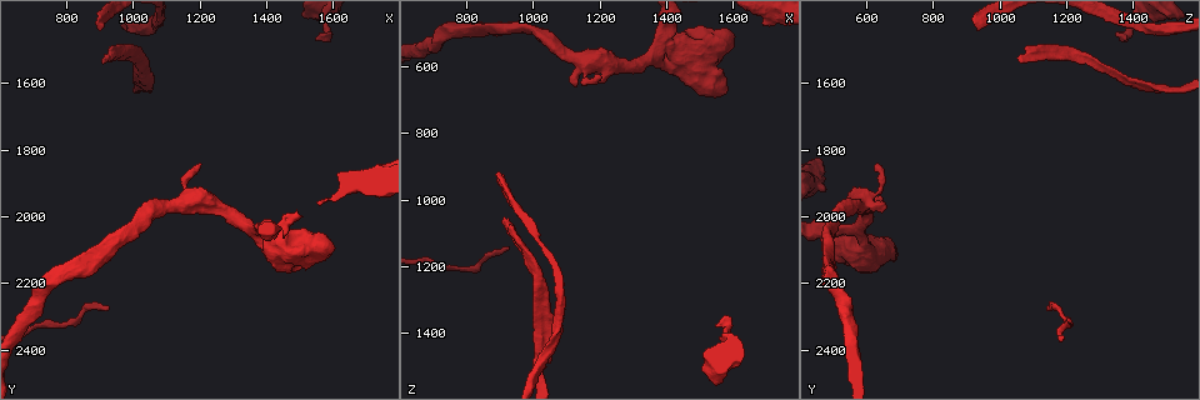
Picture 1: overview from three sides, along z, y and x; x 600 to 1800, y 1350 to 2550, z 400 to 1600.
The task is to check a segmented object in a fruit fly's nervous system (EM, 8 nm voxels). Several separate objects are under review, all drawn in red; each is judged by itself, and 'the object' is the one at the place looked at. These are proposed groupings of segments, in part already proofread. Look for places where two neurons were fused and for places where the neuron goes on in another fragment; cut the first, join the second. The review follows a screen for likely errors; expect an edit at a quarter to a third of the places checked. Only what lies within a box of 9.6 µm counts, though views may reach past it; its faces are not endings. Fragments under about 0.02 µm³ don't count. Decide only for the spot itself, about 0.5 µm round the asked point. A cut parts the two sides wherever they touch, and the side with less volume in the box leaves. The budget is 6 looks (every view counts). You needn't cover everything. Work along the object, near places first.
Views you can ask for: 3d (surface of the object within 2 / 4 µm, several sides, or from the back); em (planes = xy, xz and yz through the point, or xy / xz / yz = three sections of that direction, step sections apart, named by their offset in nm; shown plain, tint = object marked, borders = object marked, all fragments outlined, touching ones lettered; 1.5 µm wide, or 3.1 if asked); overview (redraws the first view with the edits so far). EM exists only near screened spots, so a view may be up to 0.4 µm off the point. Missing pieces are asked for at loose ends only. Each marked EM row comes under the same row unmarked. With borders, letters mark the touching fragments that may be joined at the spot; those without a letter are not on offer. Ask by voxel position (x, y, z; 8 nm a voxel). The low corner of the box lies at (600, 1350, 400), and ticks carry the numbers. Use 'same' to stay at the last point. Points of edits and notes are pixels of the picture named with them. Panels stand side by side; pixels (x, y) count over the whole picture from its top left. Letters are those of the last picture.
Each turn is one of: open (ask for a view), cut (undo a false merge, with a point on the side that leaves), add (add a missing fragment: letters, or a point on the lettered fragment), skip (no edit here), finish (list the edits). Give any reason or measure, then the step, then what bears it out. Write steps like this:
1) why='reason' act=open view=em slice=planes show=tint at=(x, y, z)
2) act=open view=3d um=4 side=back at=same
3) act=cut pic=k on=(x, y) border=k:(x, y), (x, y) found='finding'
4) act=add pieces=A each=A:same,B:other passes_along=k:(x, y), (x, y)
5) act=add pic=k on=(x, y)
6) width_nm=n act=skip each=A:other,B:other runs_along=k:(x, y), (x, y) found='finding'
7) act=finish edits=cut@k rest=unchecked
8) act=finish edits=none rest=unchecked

why='thick end' act=open view=3d um=2 at=(1120, 1960, 660)

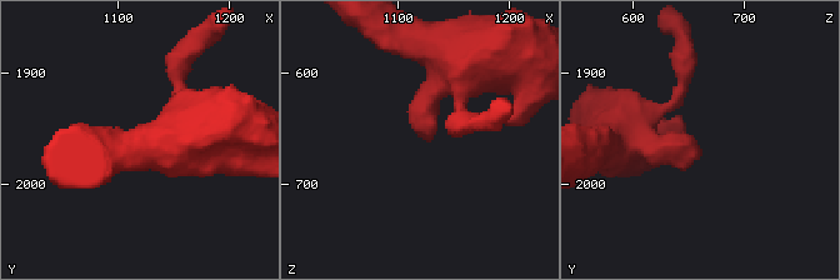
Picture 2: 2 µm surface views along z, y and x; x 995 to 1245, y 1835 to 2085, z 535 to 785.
act=open view=em slice=yz step=8 show=tint at=(1132, 1960, 654)

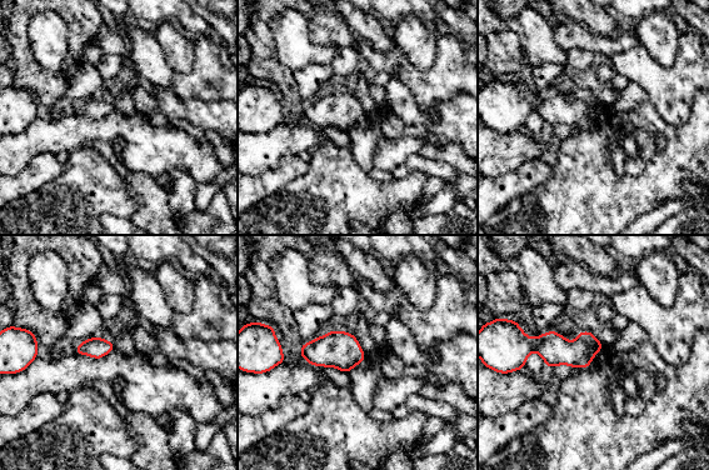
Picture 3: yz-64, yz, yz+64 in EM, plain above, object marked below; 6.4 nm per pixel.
act=open view=em slice=planes show=borders at=same

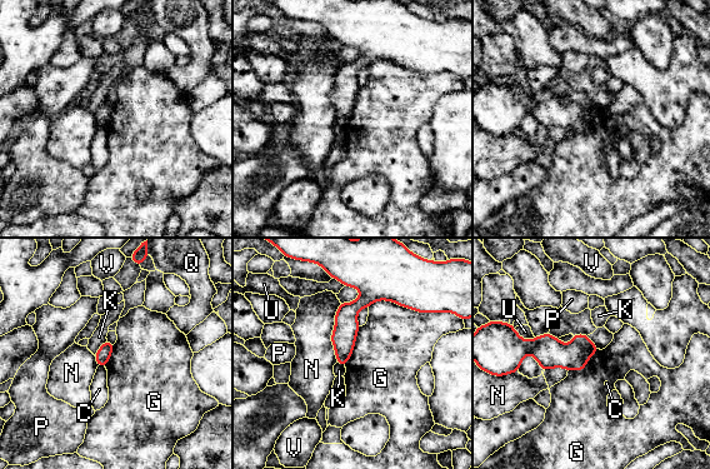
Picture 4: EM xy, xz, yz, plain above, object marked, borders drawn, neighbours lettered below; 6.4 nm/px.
act=skip each=C:other,G:other,K:other,N:other,P:other,Q:other,U:other,V:other runs_along=4:(391, 297), (369, 295), (346, 317), (339, 359) found='none of them fits'

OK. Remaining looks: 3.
why='branch stops here' act=open view=3d um=2 at=(920, 1530, 1060)

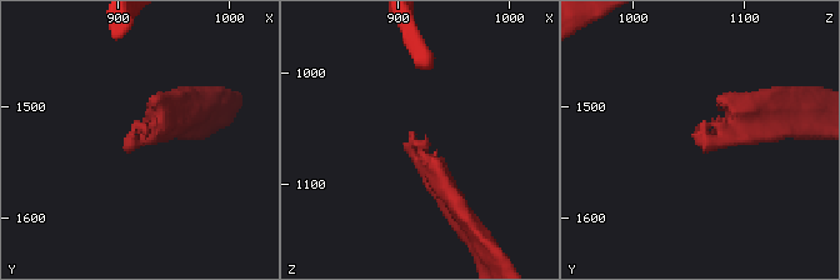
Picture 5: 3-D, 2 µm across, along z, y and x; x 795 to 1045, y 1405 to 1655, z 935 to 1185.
why='shape alone is not enough' act=open view=em um=3.1 slice=yz step=8 show=borders at=(916, 1534, 1058)

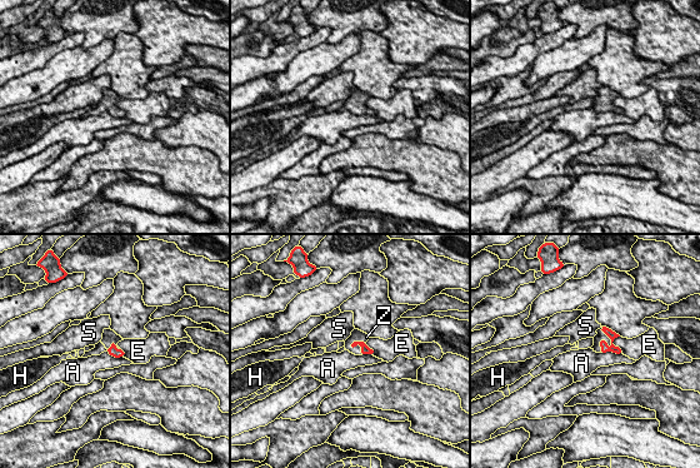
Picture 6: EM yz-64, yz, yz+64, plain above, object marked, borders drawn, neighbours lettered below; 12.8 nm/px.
why='another direction' act=open view=em um=3.1 slice=planes show=borders at=same

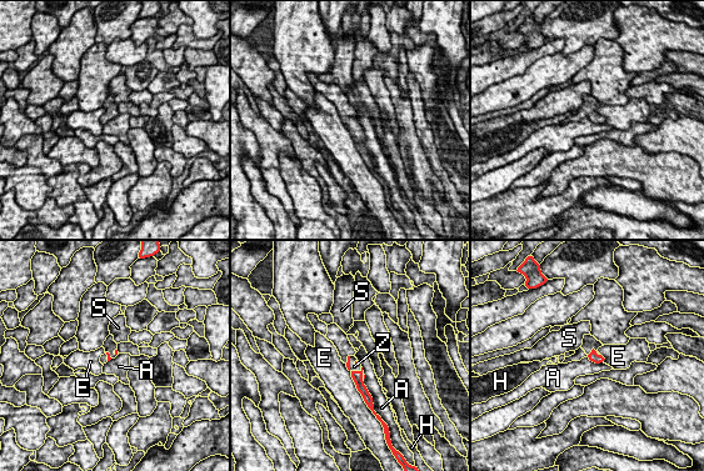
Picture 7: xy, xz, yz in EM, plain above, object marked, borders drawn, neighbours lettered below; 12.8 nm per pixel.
act=add pieces=Z each=A:other,E:other,H:other,S:other,Z:same passes_along=7:(357, 376), (354, 371), (354, 366) found='the neuron continues'

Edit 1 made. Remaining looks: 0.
act=finish edits=add@7 rest=unchecked

